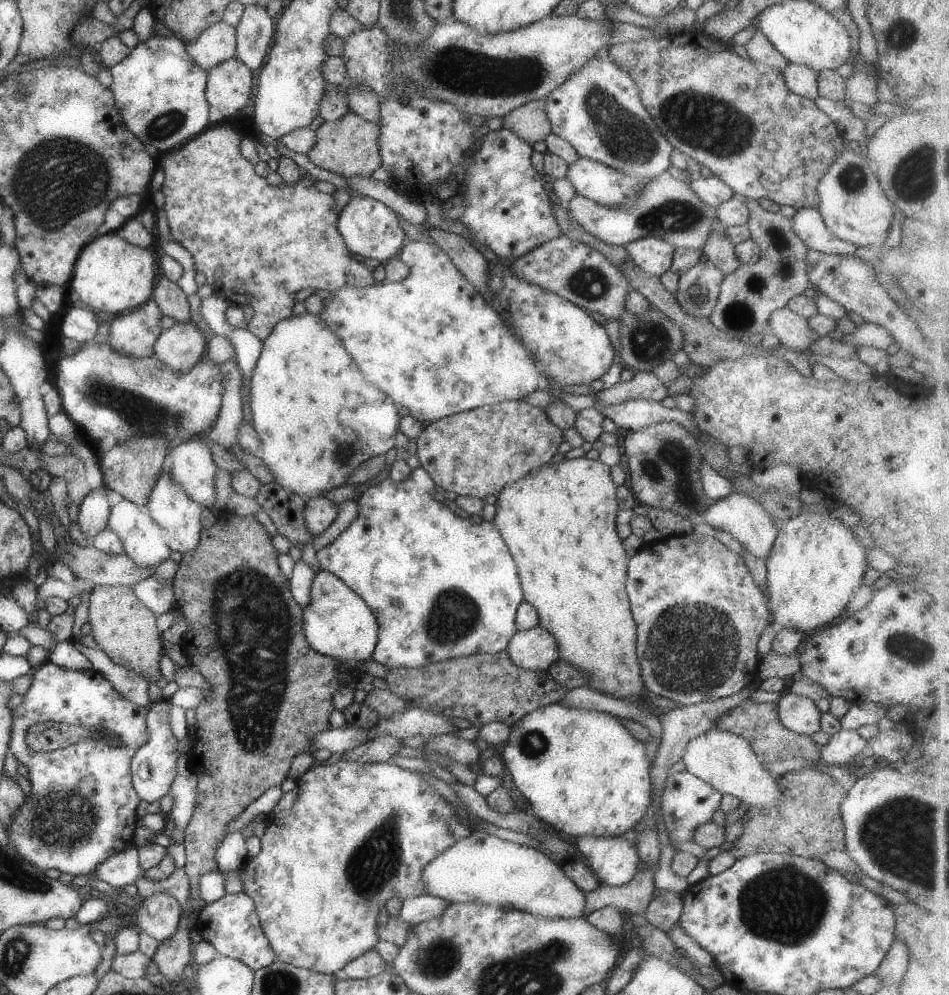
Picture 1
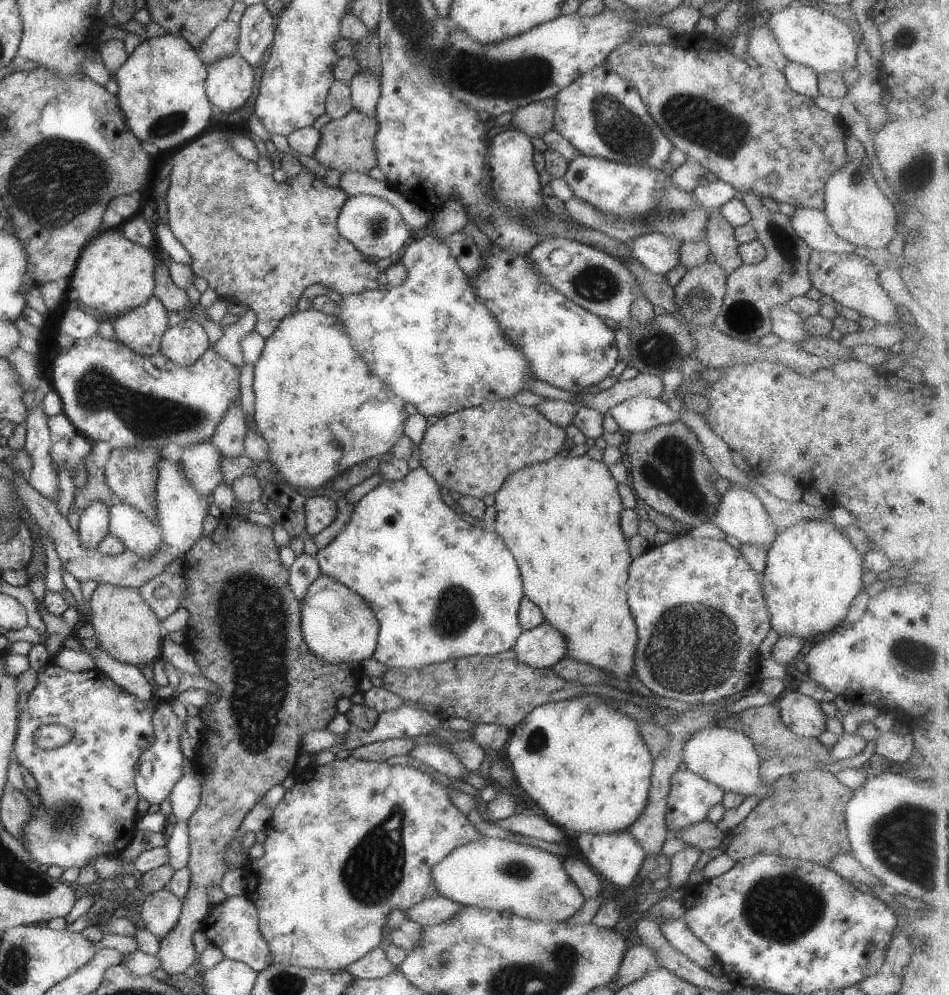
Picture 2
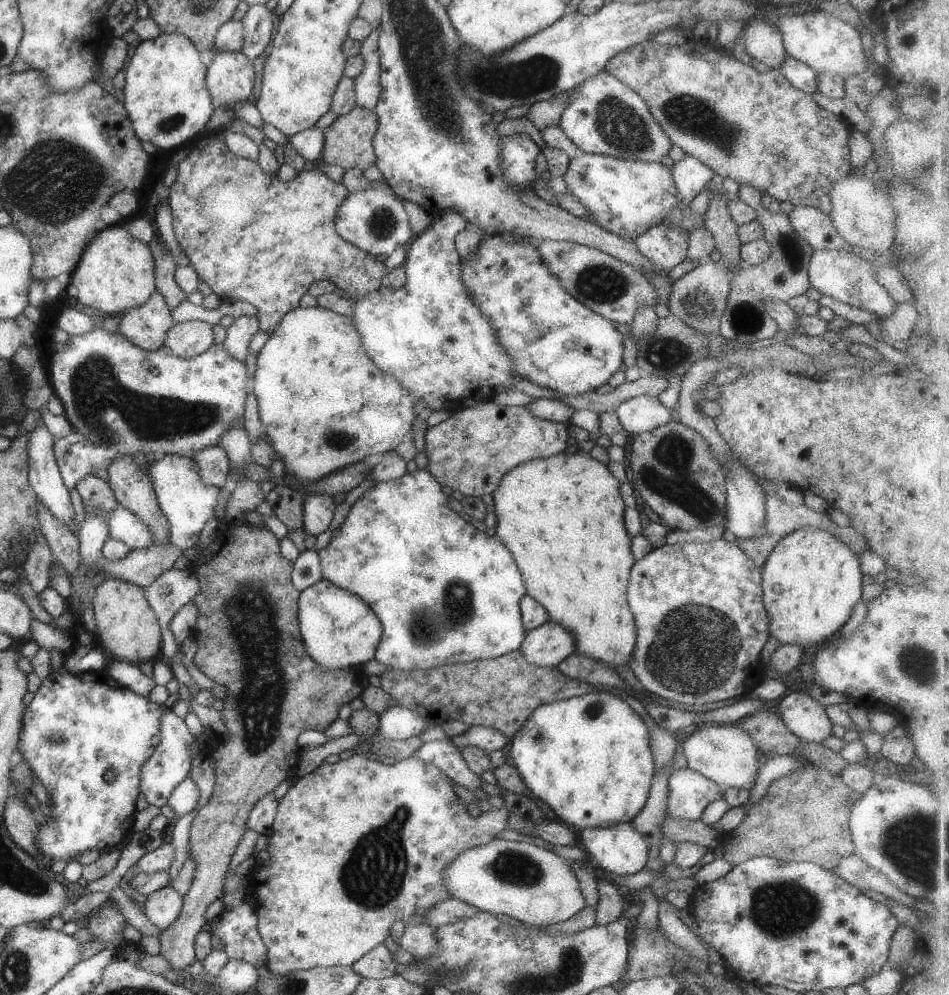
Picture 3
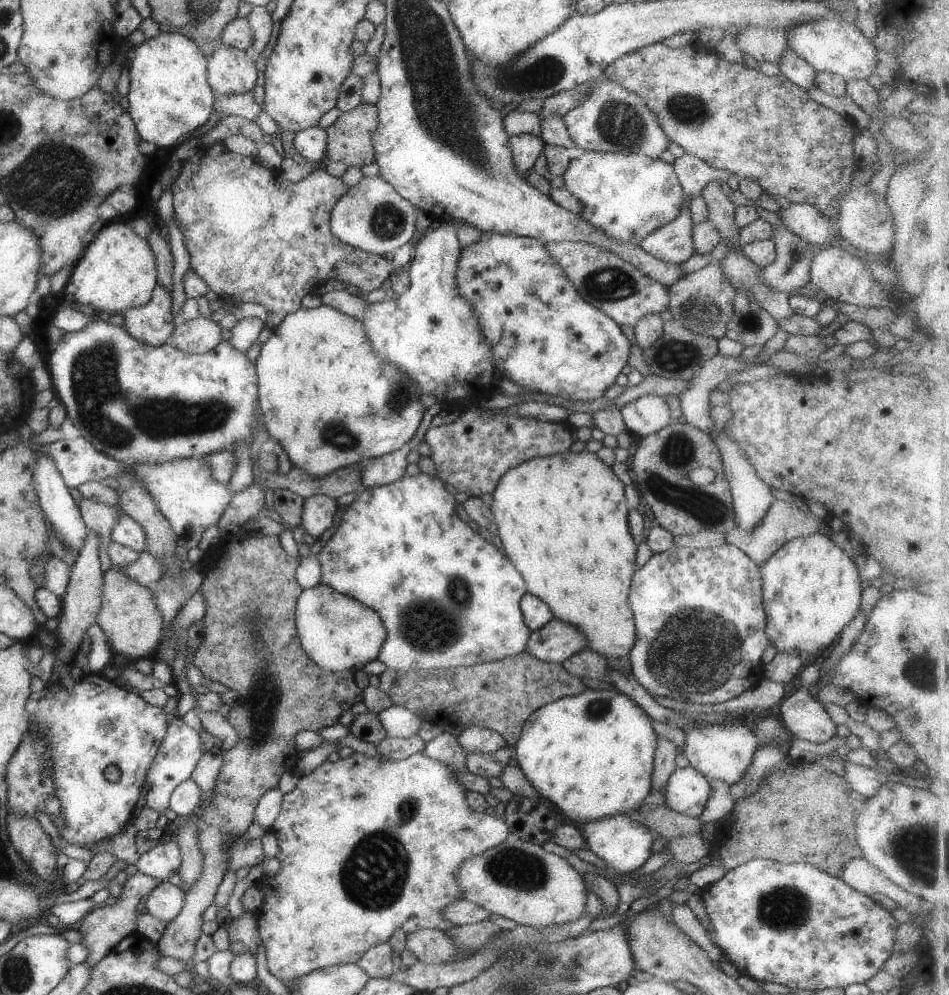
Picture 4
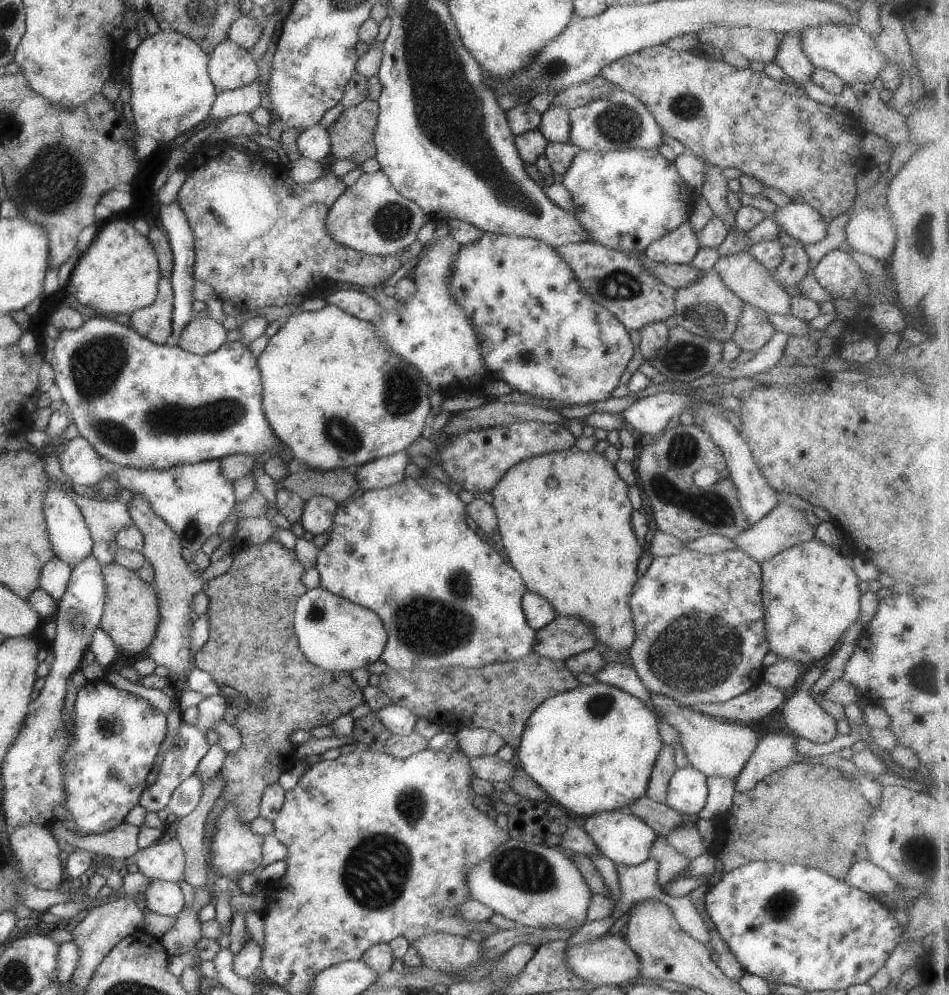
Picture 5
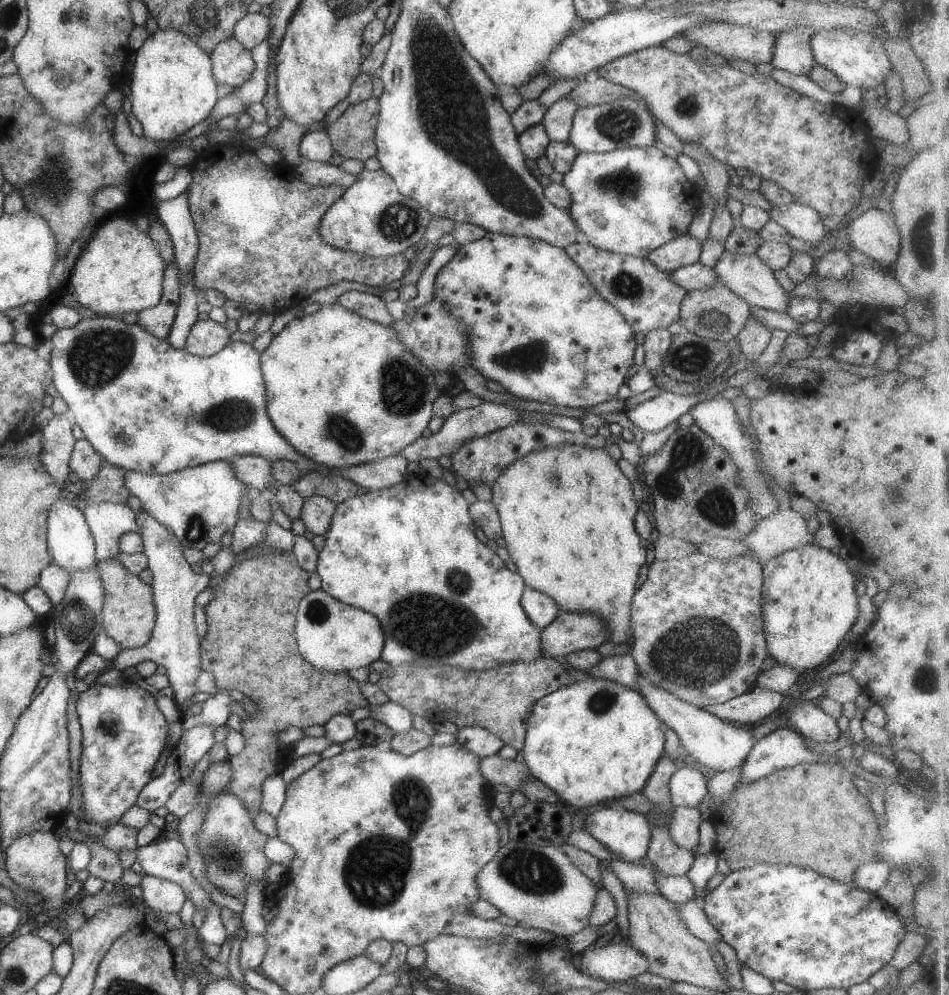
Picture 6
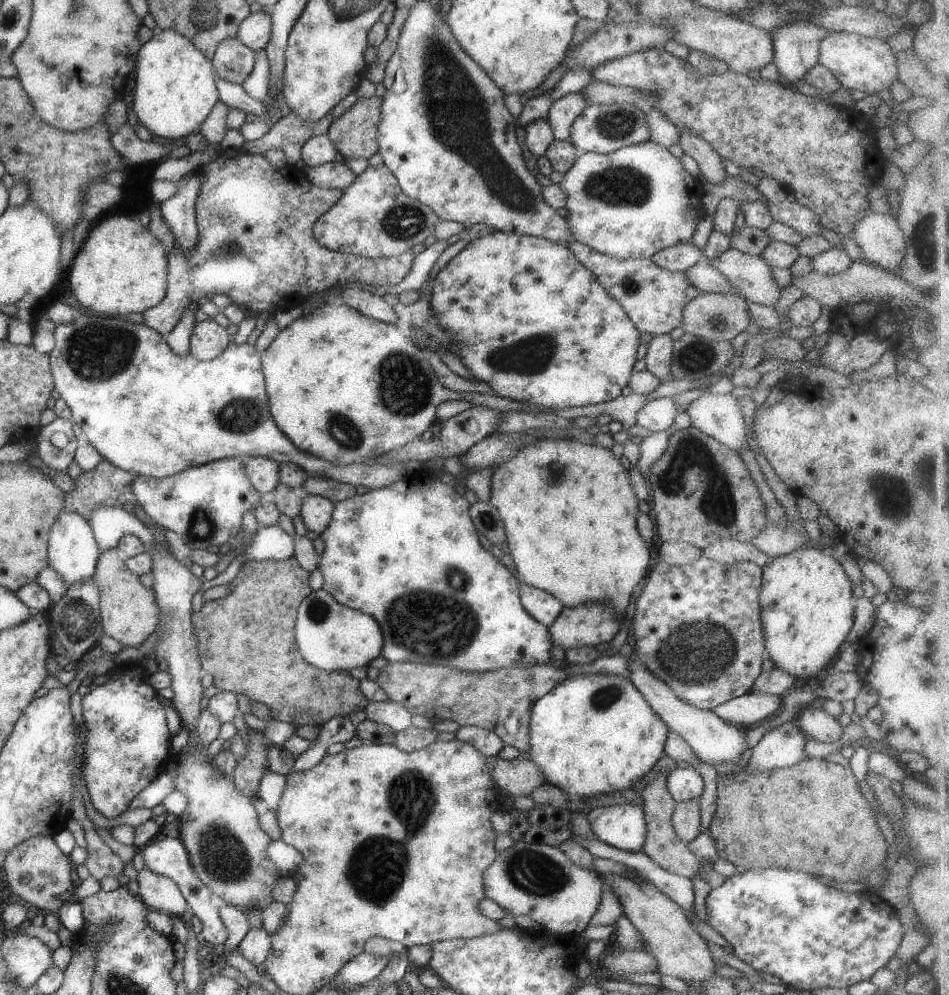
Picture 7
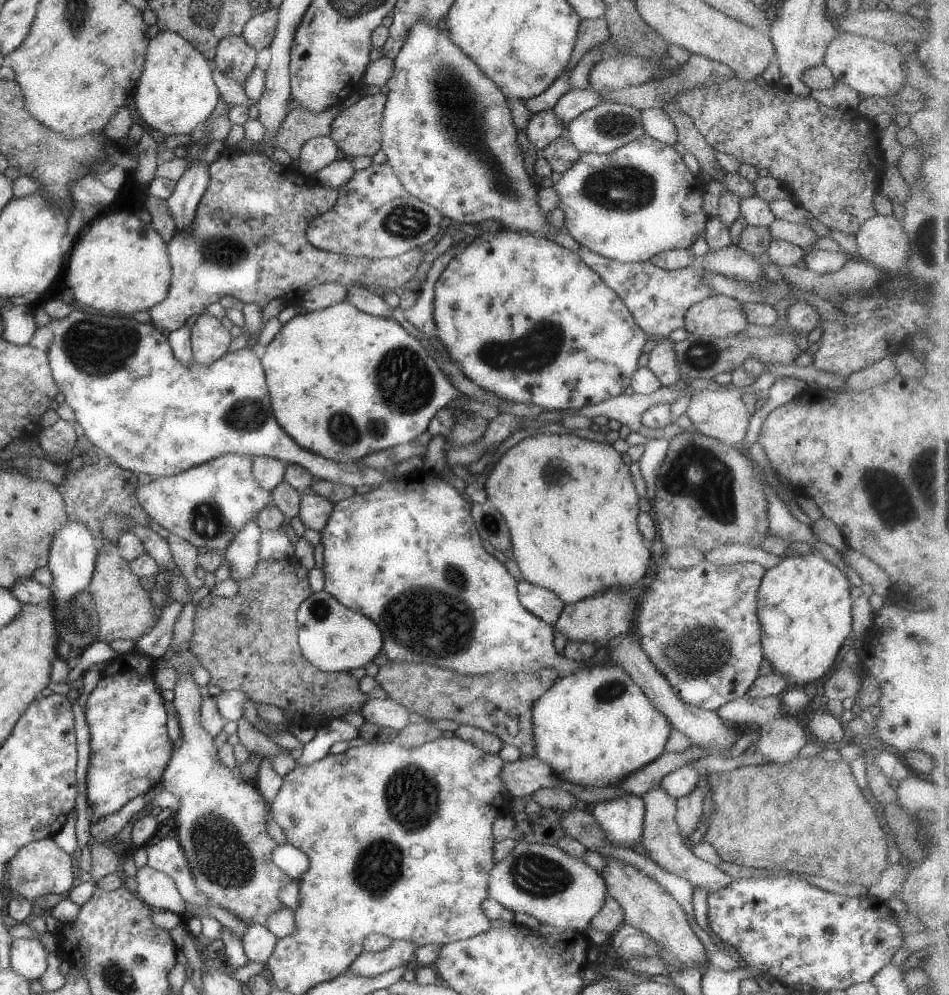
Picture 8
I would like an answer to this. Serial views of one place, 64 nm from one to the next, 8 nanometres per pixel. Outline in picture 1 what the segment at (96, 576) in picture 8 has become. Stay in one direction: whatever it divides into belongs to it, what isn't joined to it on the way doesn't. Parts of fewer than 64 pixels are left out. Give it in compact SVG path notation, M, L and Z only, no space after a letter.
M95 585L89 593L88 623L95 648L115 665L134 673L148 685L161 677L160 659L164 642L154 624L154 615L125 586Z

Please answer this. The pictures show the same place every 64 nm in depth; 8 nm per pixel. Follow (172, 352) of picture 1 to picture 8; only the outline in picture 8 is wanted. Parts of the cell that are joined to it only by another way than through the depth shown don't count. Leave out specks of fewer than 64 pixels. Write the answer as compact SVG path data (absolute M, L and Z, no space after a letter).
M204 310L201 316L190 328L190 350L194 362L199 365L209 365L218 360L224 353L227 353L232 338L230 333L221 326L220 320L207 314Z

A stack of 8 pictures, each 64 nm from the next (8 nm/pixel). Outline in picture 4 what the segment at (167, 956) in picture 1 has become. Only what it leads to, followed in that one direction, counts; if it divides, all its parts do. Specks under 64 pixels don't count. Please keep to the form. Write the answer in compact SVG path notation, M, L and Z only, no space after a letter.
M240 530L236 534L226 534L221 546L205 553L206 565L199 592L205 600L203 638L195 654L189 661L210 681L219 682L237 692L237 702L229 707L227 722L237 734L237 743L230 750L222 751L221 768L217 773L211 791L211 800L203 812L197 816L197 846L201 852L201 876L195 884L190 884L184 894L185 900L179 914L169 921L161 937L155 943L160 956L171 956L179 962L193 961L195 941L203 930L201 914L213 903L213 896L223 874L227 871L227 846L235 838L243 836L252 823L253 809L260 796L278 786L285 771L293 770L298 759L294 736L299 731L318 732L321 728L337 723L343 710L362 700L362 689L357 686L354 671L326 671L313 664L301 648L295 630L296 600L303 588L295 582L295 568L301 555L287 556L275 535L256 535Z

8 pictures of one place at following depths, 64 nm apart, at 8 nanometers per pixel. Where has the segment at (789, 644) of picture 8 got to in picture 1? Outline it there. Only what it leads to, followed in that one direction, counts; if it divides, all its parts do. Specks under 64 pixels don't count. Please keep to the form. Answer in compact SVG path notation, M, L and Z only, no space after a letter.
M823 511L801 512L777 526L776 536L764 560L766 567L766 608L770 622L775 627L786 627L800 631L805 637L813 630L841 617L857 588L861 586L863 574L868 566L868 549L859 544L851 528Z

